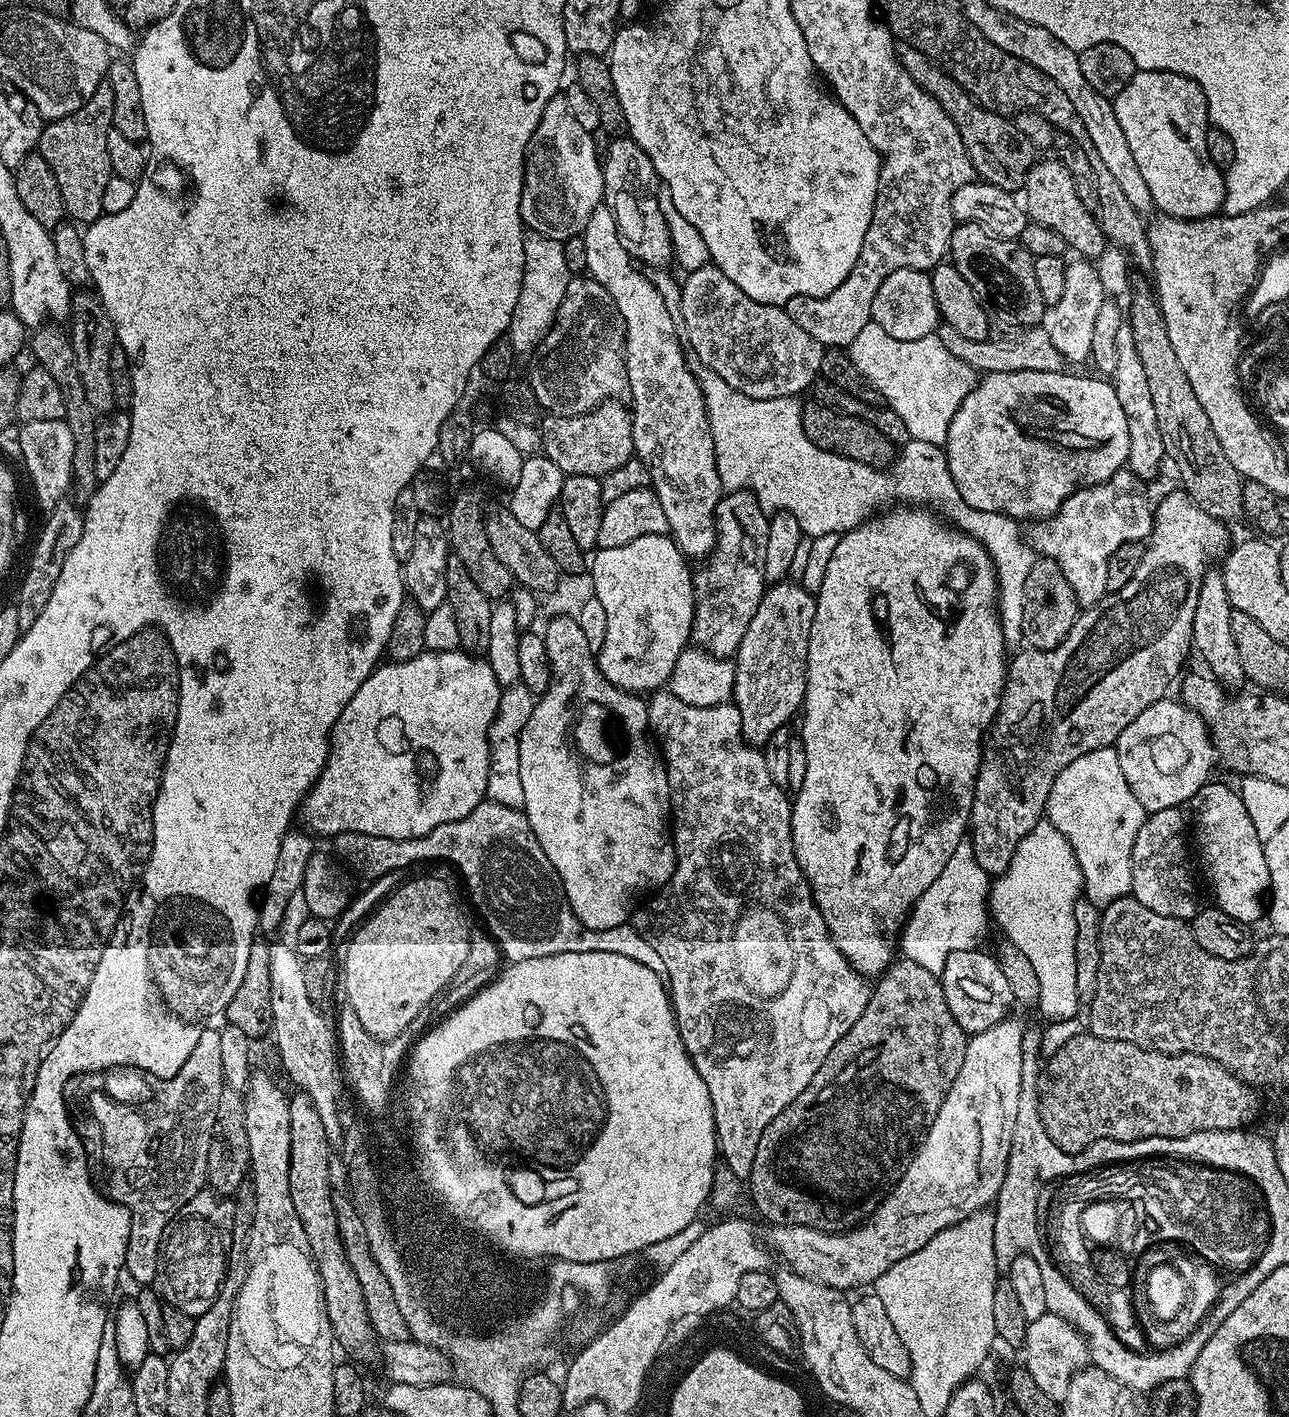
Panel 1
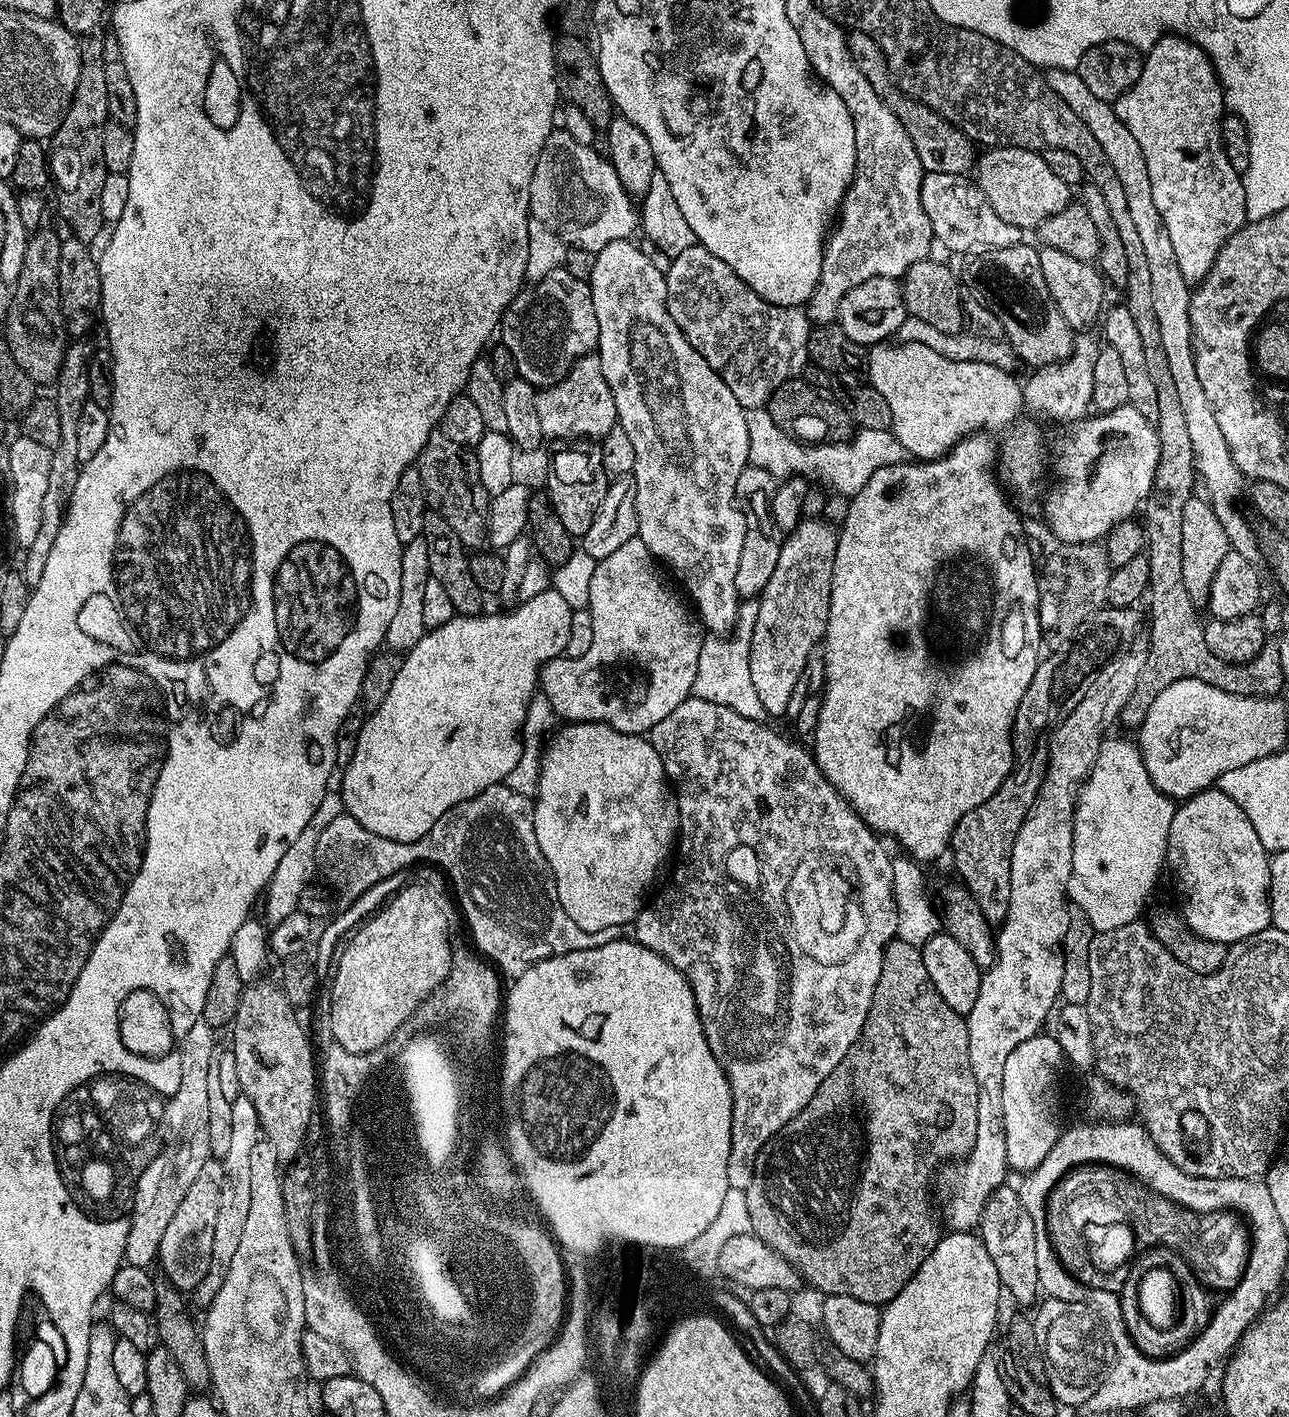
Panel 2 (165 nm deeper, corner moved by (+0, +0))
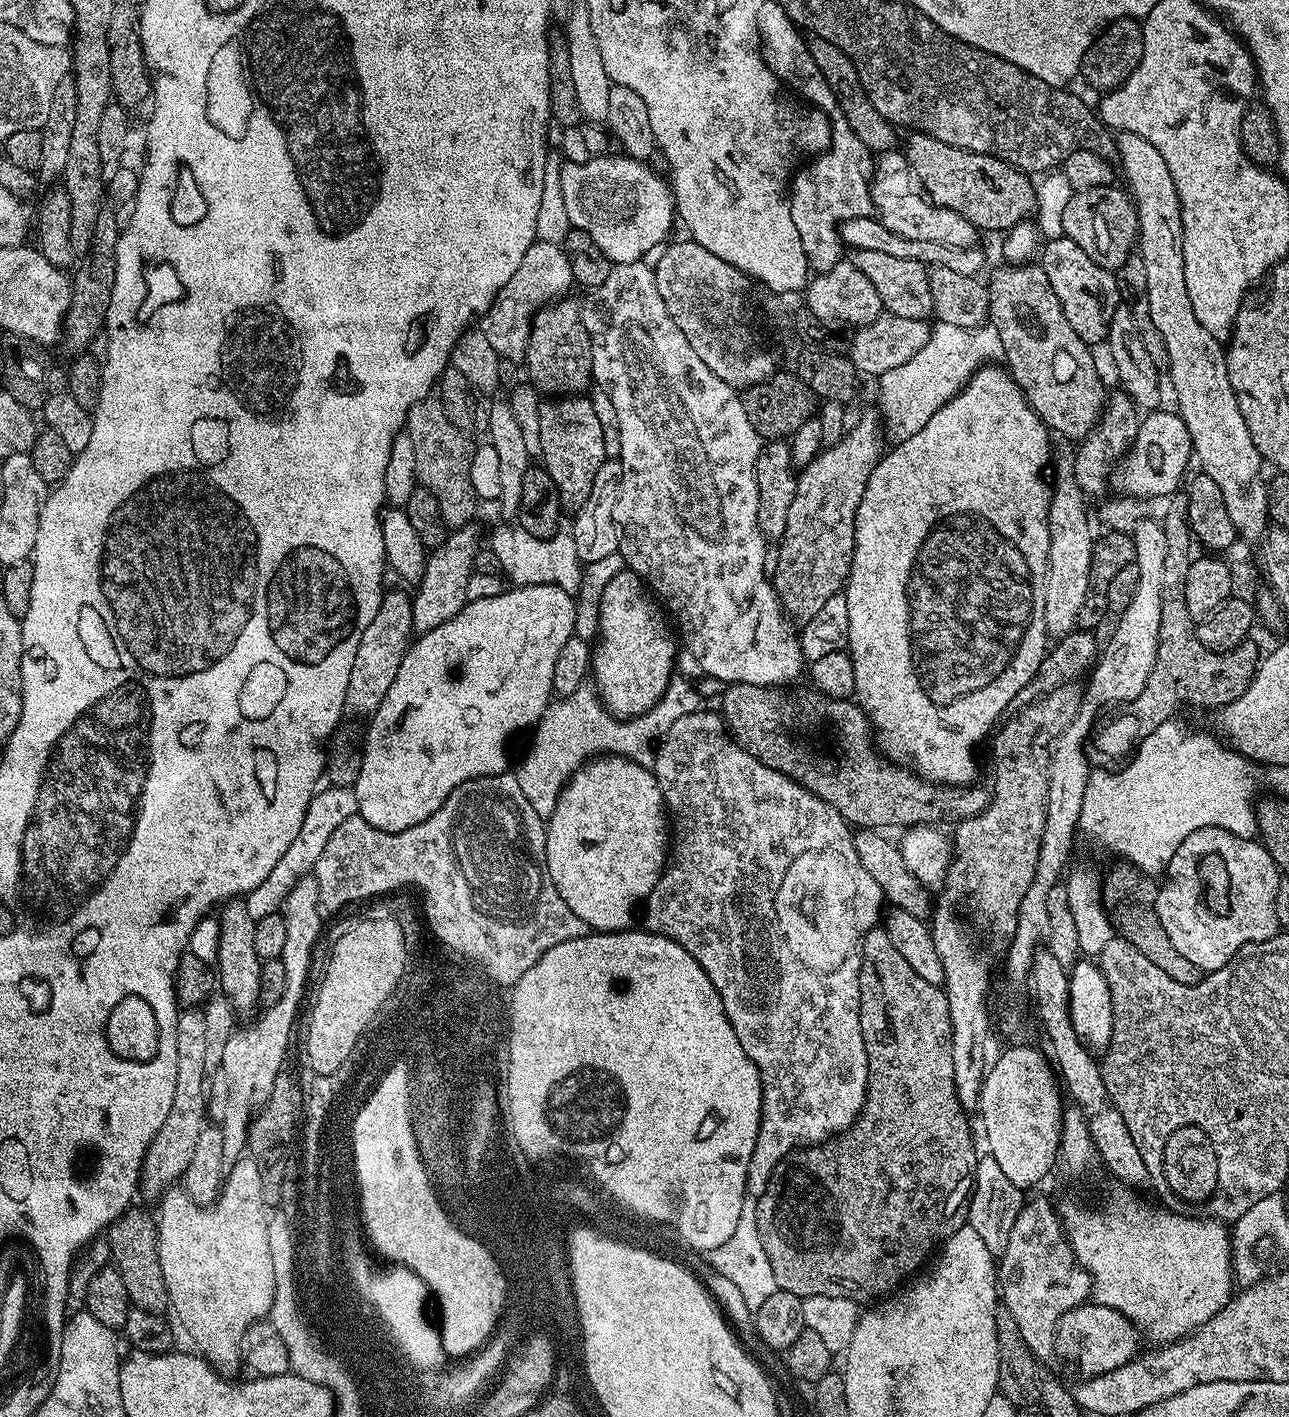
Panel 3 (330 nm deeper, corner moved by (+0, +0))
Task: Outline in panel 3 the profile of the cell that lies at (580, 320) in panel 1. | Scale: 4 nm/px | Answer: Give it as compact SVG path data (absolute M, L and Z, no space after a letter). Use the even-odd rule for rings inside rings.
M537 240L530 246L530 250L526 250L522 264L518 270L514 270L510 282L502 286L492 307L484 313L478 326L502 360L523 361L528 352L528 331L532 328L532 317L545 304L565 299L571 293L568 292L571 288L574 288L574 281L568 255L563 247L554 242Z

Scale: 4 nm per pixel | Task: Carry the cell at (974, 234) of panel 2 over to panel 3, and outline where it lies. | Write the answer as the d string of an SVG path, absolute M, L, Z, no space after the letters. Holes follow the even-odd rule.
M889 150L879 153L870 187L872 207L880 223L886 226L886 230L907 240L934 242L945 248L971 248L977 243L978 230L969 220L962 218L962 214L954 210L941 208L939 204L934 204L921 195L903 151Z

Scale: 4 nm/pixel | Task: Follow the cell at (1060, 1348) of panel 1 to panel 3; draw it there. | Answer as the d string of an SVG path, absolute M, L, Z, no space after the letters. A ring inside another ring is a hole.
M1085 1302L1077 1308L1060 1315L1056 1324L1055 1355L1061 1356L1081 1377L1101 1376L1118 1366L1128 1363L1137 1355L1136 1343L1142 1340L1141 1333L1132 1321L1118 1310L1095 1302Z

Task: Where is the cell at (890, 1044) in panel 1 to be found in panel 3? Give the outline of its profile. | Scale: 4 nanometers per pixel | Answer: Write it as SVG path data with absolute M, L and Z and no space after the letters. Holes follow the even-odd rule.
M882 926L863 933L860 956L860 1021L869 1074L864 1109L861 1110L858 1119L839 1136L826 1140L822 1144L797 1147L786 1156L774 1170L766 1190L758 1197L757 1202L758 1234L761 1235L762 1247L770 1260L771 1269L774 1270L774 1281L779 1291L789 1292L801 1298L829 1296L865 1302L864 1300L875 1301L877 1298L887 1297L893 1290L899 1289L909 1279L907 1276L928 1255L931 1257L944 1241L949 1240L962 1225L968 1223L968 1201L972 1199L972 1186L976 1179L978 1151L976 1152L976 1144L972 1141L972 1128L968 1125L969 1113L960 1105L954 1086L952 1027L947 994L944 993L941 985L926 982L926 978L920 977L906 963L906 958L898 954L894 942L890 942L890 934L886 934Z

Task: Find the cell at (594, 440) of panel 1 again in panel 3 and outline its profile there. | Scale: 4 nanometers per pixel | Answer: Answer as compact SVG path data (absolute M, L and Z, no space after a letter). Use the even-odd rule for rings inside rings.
M572 299L545 304L532 317L528 352L523 363L526 365L527 379L540 394L580 394L593 383L590 334L586 334L586 326L580 317L581 301Z

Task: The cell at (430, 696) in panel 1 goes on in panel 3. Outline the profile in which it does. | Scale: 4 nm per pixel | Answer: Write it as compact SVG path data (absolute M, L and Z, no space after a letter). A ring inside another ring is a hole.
M553 584L512 586L494 598L469 600L454 618L409 643L402 666L398 666L398 674L394 674L394 682L375 714L388 740L364 736L362 774L354 785L360 817L383 832L410 830L410 826L426 822L462 782L509 771L508 743L512 736L535 729L553 699L554 662L569 636L577 631L572 600L573 593ZM407 724L409 734L416 737L392 740L395 728Z

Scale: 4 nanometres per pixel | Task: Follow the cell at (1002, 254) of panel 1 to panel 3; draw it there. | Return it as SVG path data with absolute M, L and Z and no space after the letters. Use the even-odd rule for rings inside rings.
M1039 263L1014 264L1003 266L986 280L988 290L988 320L991 327L1002 338L1002 357L1013 382L1024 391L1028 406L1037 412L1044 427L1065 436L1068 440L1083 441L1092 433L1092 428L1100 421L1100 411L1104 408L1106 387L1100 381L1100 372L1096 369L1096 360L1092 357L1093 349L1078 334L1070 322L1066 322L1066 314L1062 310L1062 302L1058 302L1058 294L1054 294L1054 286L1050 286L1050 278L1046 278L1044 269Z

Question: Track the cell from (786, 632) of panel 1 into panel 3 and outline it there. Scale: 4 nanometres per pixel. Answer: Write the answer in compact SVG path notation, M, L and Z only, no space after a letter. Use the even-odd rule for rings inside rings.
M873 416L862 417L837 444L829 443L799 473L794 502L790 502L790 514L786 514L786 530L778 541L781 553L777 572L770 577L776 597L793 621L808 621L826 601L845 587L856 545L854 534L858 502L862 502L866 482L870 482L870 474L882 455L882 424Z

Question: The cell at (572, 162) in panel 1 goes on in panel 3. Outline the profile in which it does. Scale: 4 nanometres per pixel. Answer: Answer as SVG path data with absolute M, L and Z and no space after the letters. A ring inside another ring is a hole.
M593 155L581 164L565 163L561 167L560 185L566 214L572 227L590 234L613 265L643 261L647 252L655 253L669 239L672 220L674 224L677 219L669 181L644 160L626 155L601 155Z

